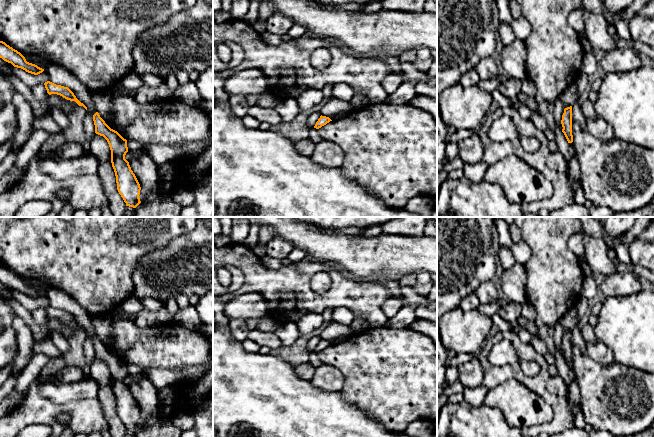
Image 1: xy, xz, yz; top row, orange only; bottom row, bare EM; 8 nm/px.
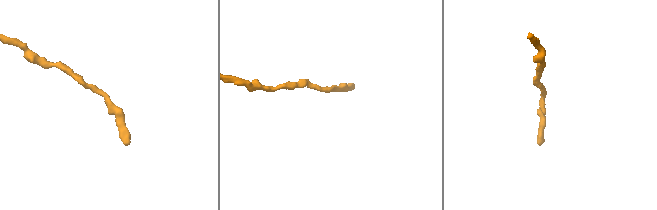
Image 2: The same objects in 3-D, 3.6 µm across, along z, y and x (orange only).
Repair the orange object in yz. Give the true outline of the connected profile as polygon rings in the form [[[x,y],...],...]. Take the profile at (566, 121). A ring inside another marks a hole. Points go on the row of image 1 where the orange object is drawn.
[[[572,106],[567,107],[564,109],[564,113],[562,115],[562,132],[564,133],[568,143],[573,142],[573,135],[572,135]]]

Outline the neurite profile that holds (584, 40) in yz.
[[[582,32],[580,35],[579,35],[579,38],[580,38],[580,41],[581,41],[581,44],[582,44],[582,47],[584,49],[585,52],[592,52],[593,49],[590,45],[590,42],[585,34],[585,32]]]

